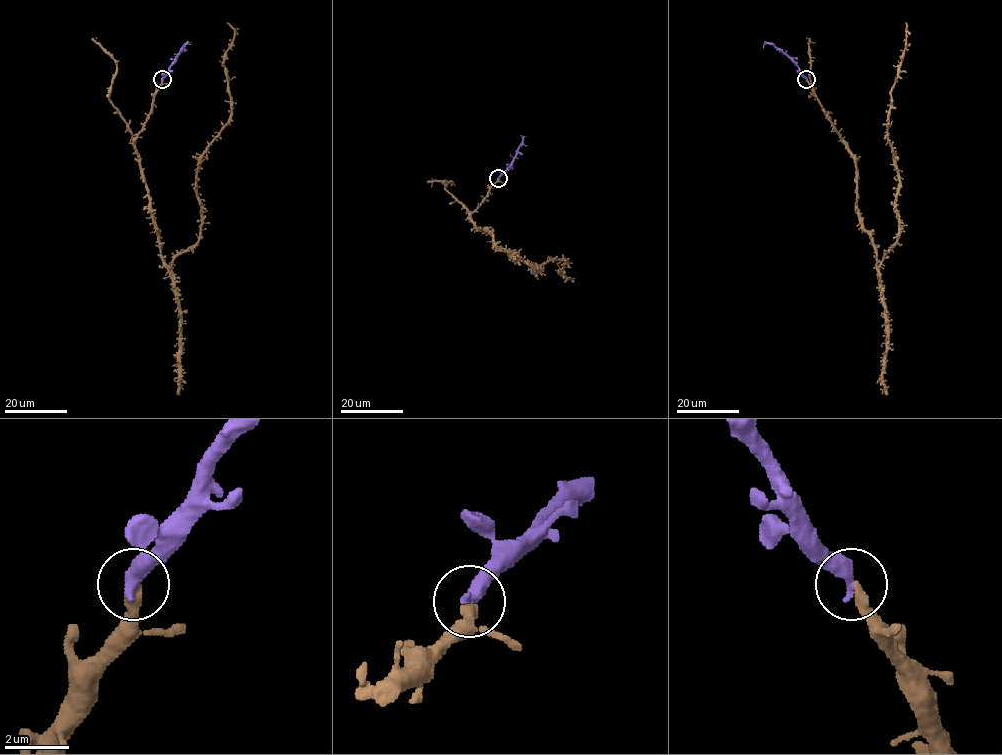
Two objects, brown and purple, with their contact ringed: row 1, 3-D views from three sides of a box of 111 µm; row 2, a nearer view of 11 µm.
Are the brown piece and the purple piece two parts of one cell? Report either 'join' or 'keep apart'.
join

